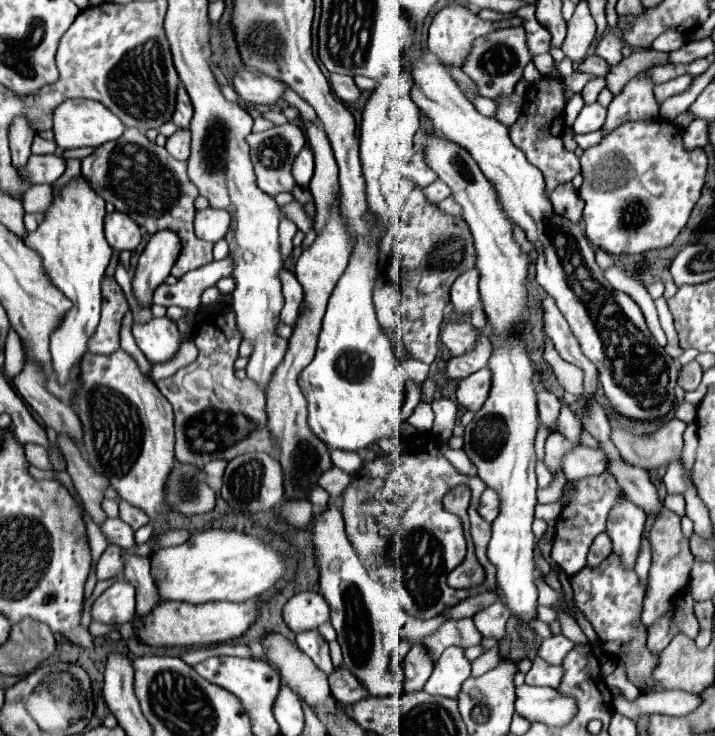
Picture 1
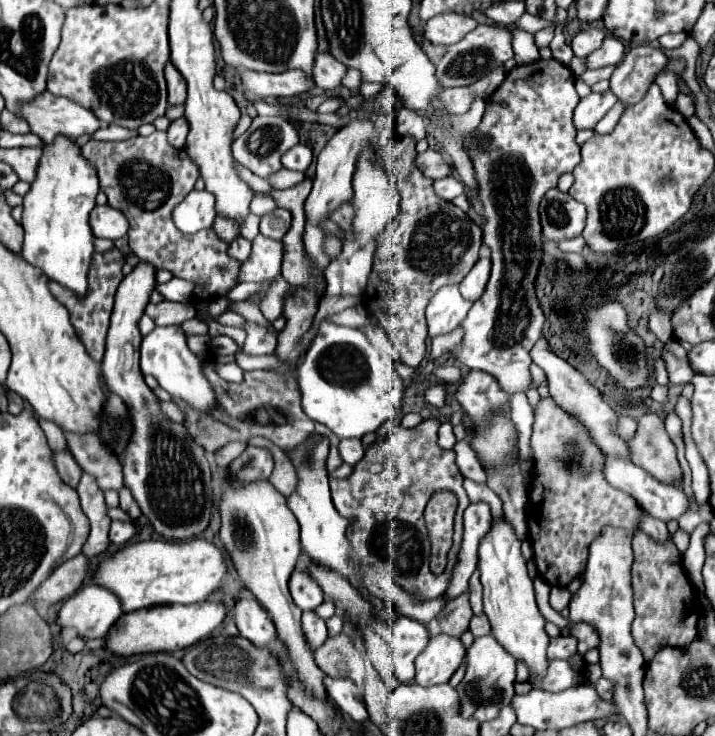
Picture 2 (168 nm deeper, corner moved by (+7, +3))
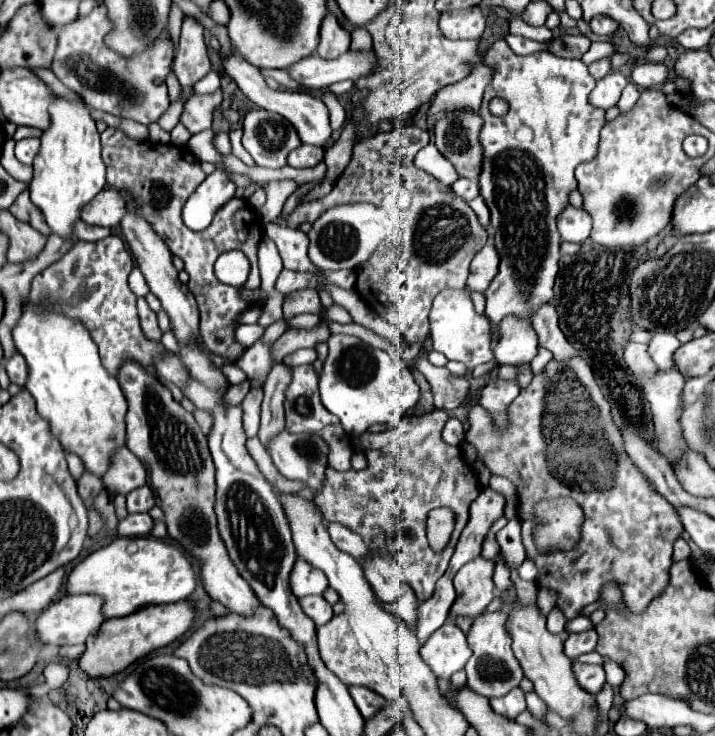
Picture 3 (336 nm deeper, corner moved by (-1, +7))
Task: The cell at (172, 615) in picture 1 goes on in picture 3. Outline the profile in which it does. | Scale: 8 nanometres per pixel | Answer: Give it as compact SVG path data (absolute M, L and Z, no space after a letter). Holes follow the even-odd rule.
M189 601L169 605L149 605L135 611L131 617L107 619L103 623L103 629L99 629L99 633L91 637L91 641L87 643L87 649L79 659L81 669L89 677L109 677L113 673L119 673L131 663L135 663L139 657L145 657L149 651L161 649L181 639L185 633L191 631L195 619L197 619L197 607L189 605Z

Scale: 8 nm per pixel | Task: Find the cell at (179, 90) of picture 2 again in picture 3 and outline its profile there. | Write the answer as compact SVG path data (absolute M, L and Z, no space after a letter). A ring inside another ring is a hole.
M185 17L181 39L175 51L173 73L179 79L181 87L193 87L209 71L211 63L207 55L207 45L203 41L203 27L191 17Z

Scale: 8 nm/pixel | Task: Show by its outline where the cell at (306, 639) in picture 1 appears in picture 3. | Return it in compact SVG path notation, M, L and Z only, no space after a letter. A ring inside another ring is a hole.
M303 597L299 599L299 603L303 605L303 611L315 621L317 627L325 625L333 617L333 609L323 597Z

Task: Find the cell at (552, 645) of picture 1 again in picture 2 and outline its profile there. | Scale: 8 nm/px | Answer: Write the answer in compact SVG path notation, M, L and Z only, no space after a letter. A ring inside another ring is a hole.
M559 635L555 639L551 639L549 649L547 649L547 657L549 659L569 659L577 653L577 639L573 635Z

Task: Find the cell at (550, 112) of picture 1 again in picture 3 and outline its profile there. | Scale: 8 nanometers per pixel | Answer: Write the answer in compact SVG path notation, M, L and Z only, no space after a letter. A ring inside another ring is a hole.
M499 39L491 45L485 63L495 65L497 69L479 109L479 115L483 119L479 133L479 143L483 147L479 189L491 211L491 223L497 231L495 247L501 257L499 273L485 291L485 317L489 319L493 329L493 343L497 343L497 329L505 317L517 317L531 323L535 311L553 299L553 281L559 271L561 245L555 219L559 215L559 209L567 203L569 191L577 187L575 167L579 163L593 161L597 155L599 131L605 125L605 111L589 105L587 101L589 93L595 87L595 79L589 75L581 59L563 59L553 53L533 53L519 57L509 49L505 39ZM493 97L501 97L511 103L511 109L505 117L495 117L489 113L489 101Z

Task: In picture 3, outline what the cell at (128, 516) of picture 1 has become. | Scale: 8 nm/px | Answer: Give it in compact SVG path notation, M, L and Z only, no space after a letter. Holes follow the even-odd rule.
M147 485L135 489L127 495L127 511L129 513L147 513L153 505L155 505L155 499Z

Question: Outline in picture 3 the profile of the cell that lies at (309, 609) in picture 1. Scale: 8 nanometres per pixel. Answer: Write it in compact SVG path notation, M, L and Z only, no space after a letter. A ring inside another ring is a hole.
M303 559L295 563L295 573L291 573L291 591L297 597L323 595L327 587L327 577L323 577L319 569L311 569L311 565L307 565Z

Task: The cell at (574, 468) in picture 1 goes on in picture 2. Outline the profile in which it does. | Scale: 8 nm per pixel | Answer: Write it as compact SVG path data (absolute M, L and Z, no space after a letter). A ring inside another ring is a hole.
M605 457L605 477L607 477L607 481L609 481L613 487L617 487L617 489L629 493L643 509L647 509L647 513L651 513L653 517L657 517L657 519L661 519L661 521L665 521L665 523L677 521L677 519L679 519L683 513L687 513L687 509L689 509L689 501L687 501L687 497L683 495L681 489L675 489L675 487L669 487L669 485L659 483L659 481L657 481L655 477L651 477L645 469L637 467L635 463L631 463L631 461L627 461L627 459Z

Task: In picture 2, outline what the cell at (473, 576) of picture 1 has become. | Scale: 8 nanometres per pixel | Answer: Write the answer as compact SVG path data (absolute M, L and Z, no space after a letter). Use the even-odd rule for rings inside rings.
M449 491L431 495L425 507L425 525L431 537L431 571L437 575L445 569L445 555L451 547L453 517L457 509L457 497Z

